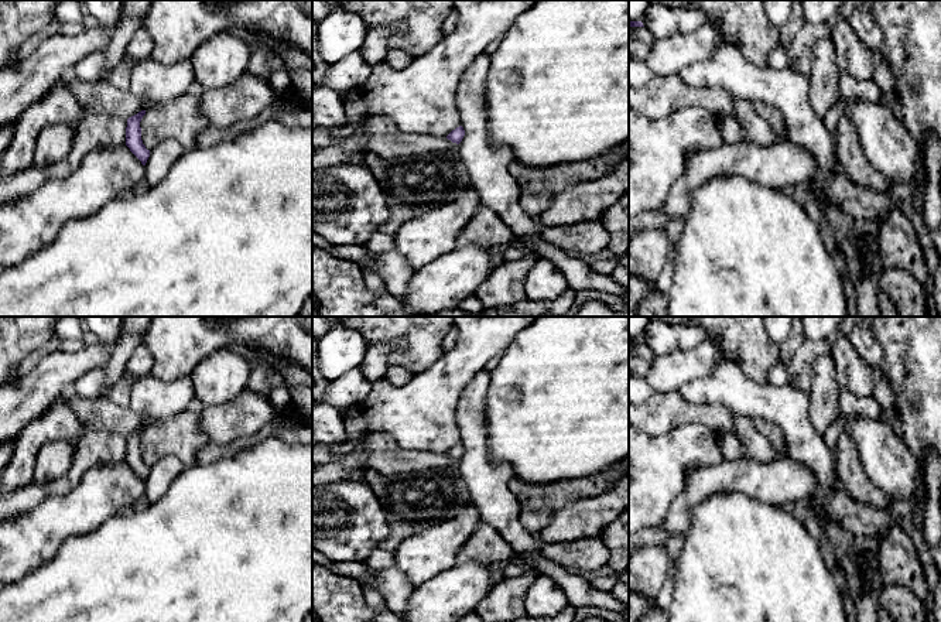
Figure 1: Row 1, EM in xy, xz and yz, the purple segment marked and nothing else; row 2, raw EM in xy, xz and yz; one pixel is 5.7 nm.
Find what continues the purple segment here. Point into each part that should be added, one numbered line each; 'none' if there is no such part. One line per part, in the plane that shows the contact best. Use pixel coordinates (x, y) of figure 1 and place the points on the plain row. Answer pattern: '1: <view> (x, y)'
none

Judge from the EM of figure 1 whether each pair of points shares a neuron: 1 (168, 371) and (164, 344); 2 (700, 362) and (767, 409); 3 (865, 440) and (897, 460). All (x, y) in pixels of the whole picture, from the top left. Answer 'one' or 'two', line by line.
1: one
2: two
3: one

